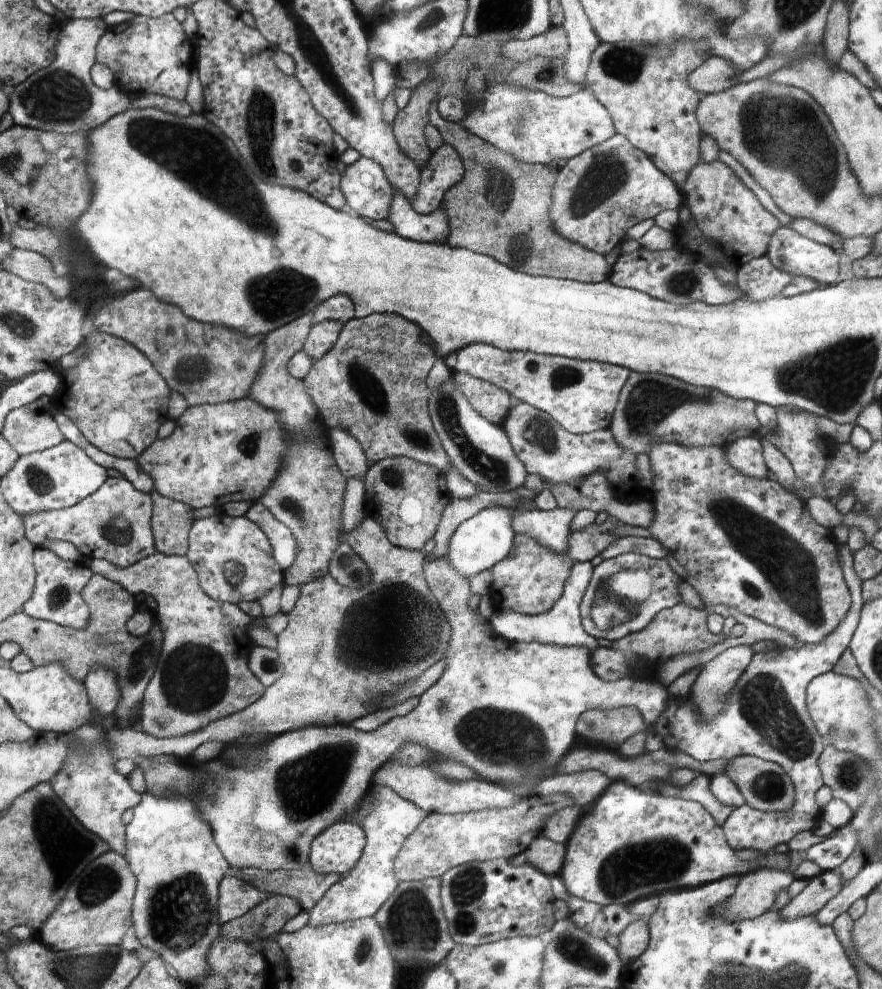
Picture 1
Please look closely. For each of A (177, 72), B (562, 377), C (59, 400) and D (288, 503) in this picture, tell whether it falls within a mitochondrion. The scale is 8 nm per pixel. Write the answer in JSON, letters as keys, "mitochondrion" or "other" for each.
{"A":"other","B":"mitochondrion","C":"other","D":"mitochondrion"}

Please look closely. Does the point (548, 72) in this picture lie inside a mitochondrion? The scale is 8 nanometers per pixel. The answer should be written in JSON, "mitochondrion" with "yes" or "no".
{"mitochondrion":"yes"}

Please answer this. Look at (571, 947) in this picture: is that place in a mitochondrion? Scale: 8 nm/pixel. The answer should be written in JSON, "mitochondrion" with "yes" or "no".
{"mitochondrion":"yes"}

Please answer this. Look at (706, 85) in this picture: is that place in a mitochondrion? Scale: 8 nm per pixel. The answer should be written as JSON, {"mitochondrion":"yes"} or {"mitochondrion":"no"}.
{"mitochondrion":"no"}

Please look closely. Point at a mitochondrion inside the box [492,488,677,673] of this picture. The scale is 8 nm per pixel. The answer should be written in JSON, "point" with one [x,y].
{"point":[617,602]}

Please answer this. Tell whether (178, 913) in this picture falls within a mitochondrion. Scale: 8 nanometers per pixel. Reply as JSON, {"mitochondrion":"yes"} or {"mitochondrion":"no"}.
{"mitochondrion":"yes"}

